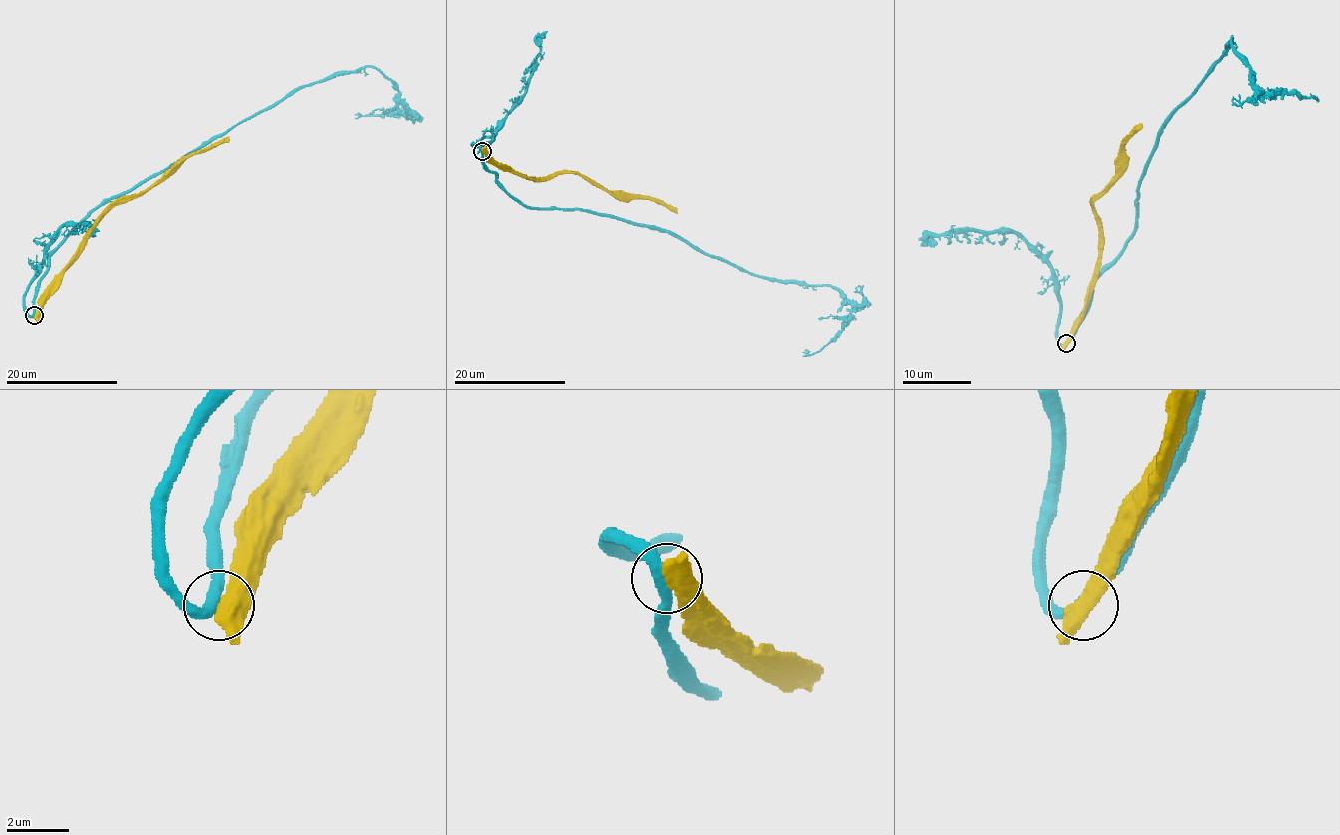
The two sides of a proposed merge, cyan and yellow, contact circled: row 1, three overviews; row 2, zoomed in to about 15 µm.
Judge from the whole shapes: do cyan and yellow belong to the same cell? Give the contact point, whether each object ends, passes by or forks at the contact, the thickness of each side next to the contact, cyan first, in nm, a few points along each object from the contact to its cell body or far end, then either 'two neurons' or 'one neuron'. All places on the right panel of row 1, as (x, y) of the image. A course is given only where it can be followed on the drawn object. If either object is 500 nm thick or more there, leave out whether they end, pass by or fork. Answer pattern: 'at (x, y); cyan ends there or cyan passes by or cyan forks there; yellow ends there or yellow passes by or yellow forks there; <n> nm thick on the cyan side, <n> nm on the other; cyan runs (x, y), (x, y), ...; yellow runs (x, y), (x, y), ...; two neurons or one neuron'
at (1066, 343); cyan passes by; yellow passes by; 360 nm thick on the cyan side, 480 nm on the other; cyan runs (1066, 343), (1094, 279), (1132, 234), (1137, 186), (1158, 134), (1227, 51), (1230, 37), (1261, 91), (1313, 96); yellow runs (1066, 343), (1084, 308), (1099, 253), (1099, 220), (1094, 201), (1115, 175), (1120, 148), (1142, 127); two neurons

